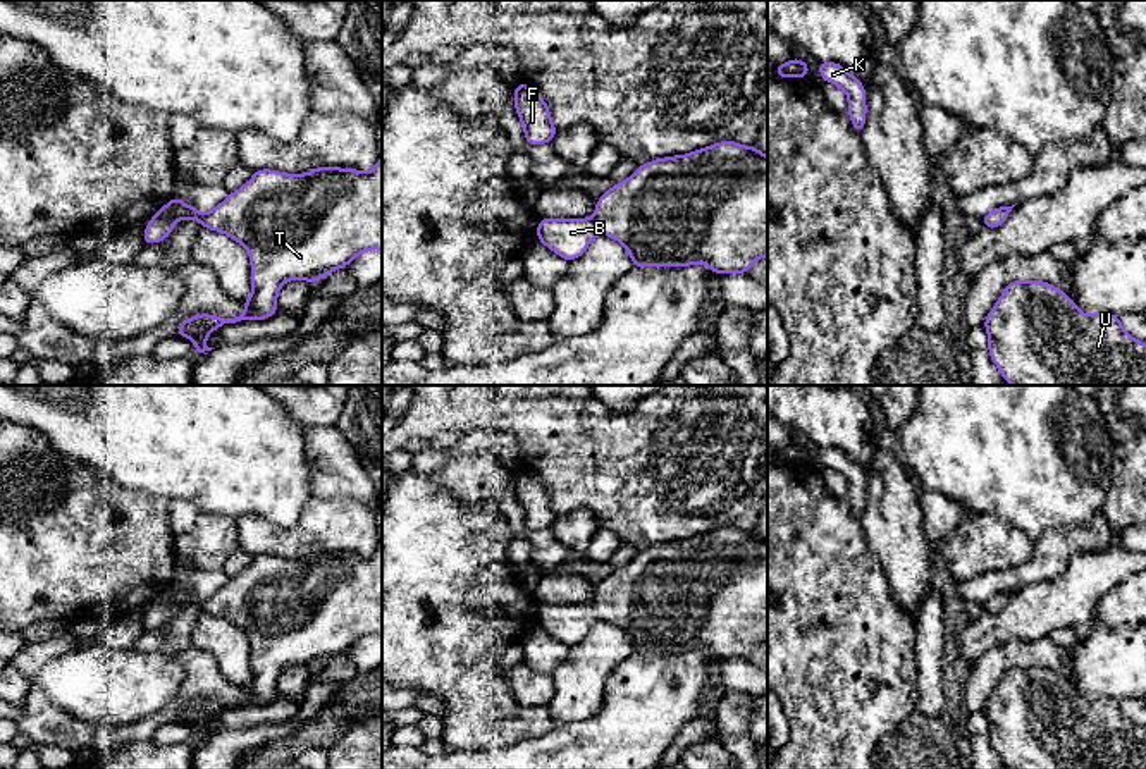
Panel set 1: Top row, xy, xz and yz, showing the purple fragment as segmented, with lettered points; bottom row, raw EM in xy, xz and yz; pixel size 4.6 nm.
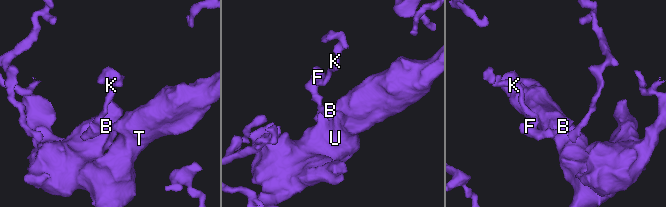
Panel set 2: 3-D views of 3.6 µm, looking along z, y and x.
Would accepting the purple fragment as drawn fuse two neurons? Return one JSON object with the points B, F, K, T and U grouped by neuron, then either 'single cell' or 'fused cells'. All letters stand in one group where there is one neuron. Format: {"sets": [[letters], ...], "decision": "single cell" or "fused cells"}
{"sets": [["B", "F", "K", "T", "U"]], "decision": "single cell"}

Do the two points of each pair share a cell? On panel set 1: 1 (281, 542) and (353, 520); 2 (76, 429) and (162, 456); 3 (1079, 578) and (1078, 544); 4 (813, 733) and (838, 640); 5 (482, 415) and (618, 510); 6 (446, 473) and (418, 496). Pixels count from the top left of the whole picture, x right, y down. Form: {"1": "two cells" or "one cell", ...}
{"1": "one cell", "2": "one cell", "3": "two cells", "4": "one cell", "5": "one cell", "6": "two cells"}

